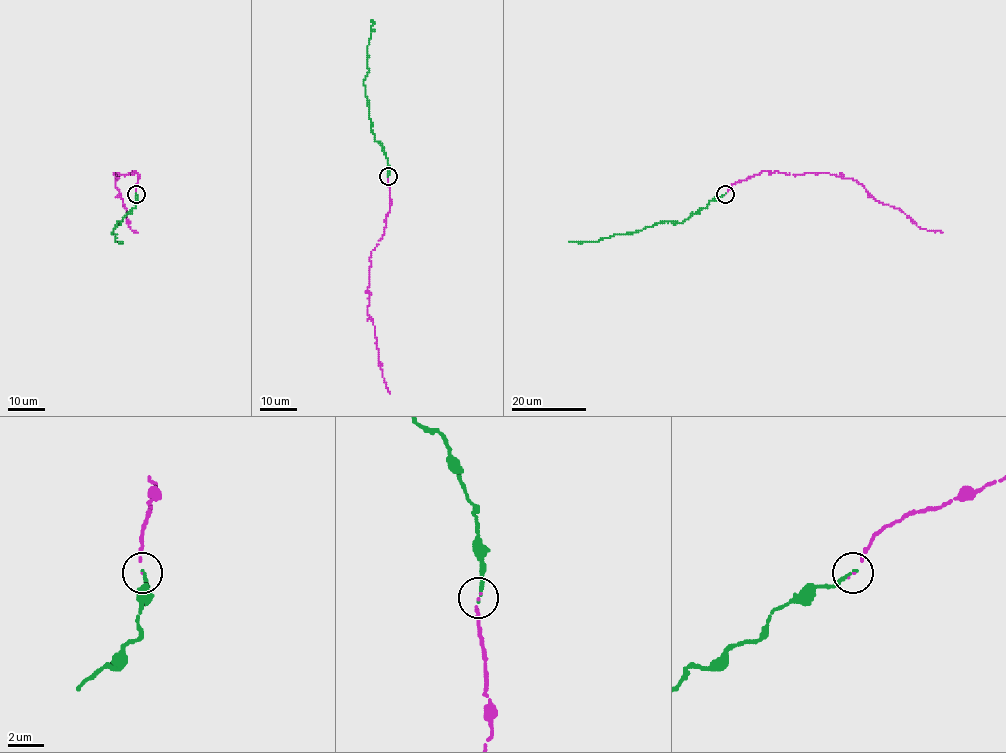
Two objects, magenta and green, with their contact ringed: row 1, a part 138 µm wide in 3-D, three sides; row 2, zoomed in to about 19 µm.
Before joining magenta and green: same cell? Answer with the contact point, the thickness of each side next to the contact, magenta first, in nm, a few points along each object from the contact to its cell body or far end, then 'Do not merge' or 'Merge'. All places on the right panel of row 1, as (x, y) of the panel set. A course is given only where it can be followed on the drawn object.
Place: (725, 194). Thickness 110 nm (magenta) against 190 nm. Course of magenta: (725, 193), (737, 181), (765, 170), (827, 172), (851, 178), (920, 229), (942, 232). Course of green: (725, 193), (682, 222), (657, 222), (597, 241), (569, 242). Merge

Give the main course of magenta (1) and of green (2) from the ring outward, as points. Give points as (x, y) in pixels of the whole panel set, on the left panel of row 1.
1: (136, 193), (134, 170), (117, 172), (115, 184), (126, 221), (137, 232)
2: (136, 193), (135, 207), (116, 222), (112, 234), (116, 234), (115, 241), (121, 241), (118, 242)

